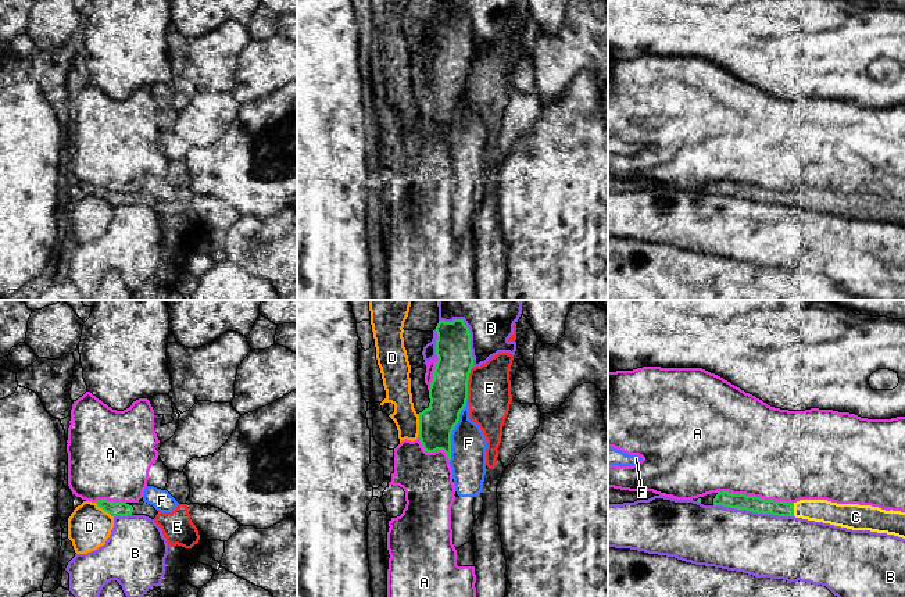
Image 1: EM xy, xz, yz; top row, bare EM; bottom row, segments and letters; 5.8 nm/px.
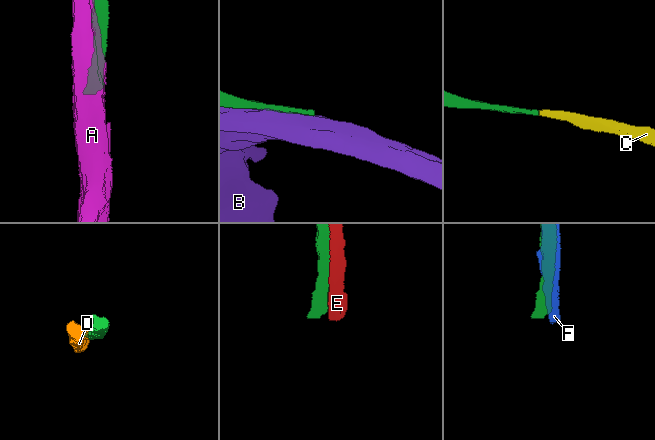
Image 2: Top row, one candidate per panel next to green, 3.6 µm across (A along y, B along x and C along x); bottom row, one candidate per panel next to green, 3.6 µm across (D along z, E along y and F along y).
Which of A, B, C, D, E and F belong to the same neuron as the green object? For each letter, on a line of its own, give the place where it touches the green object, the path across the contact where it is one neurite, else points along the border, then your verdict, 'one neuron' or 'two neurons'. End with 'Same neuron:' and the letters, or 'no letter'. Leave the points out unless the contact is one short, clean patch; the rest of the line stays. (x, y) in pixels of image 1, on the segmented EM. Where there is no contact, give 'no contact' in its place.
A: yz (755, 497) | two neurons
B: yz (754, 511) | two neurons
C: yz (793, 510) | one neuron
D: xz (419, 424) | two neurons
E: xz (467, 383) | two neurons
F: xz (453, 429) | two neurons
Same neuron: C

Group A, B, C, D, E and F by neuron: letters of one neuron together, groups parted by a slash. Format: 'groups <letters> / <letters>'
groups A / B / C / D / E / F

